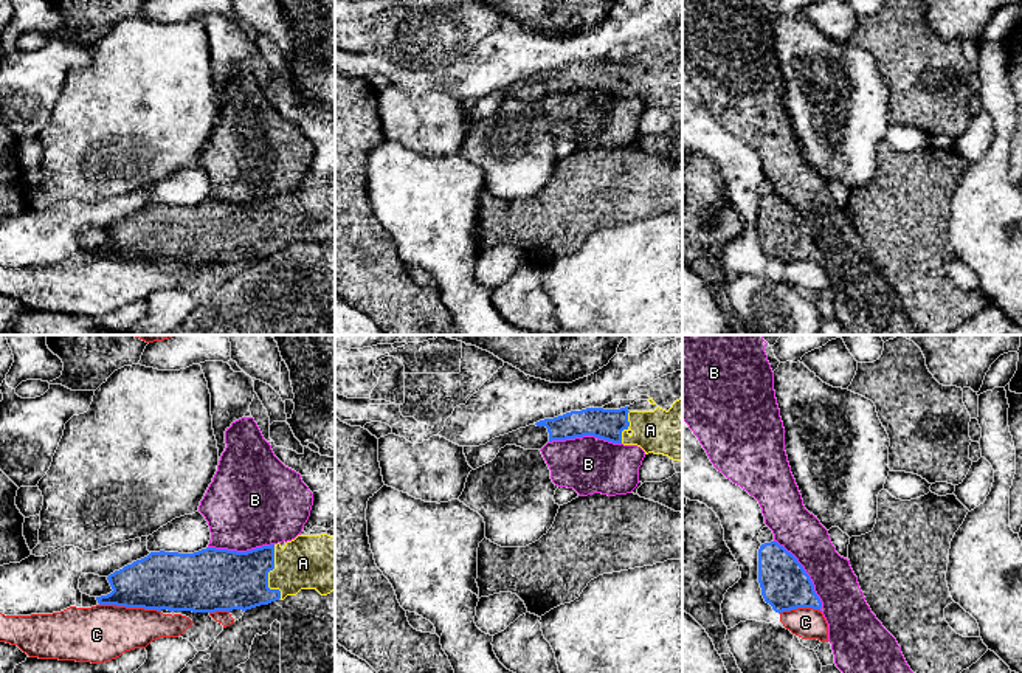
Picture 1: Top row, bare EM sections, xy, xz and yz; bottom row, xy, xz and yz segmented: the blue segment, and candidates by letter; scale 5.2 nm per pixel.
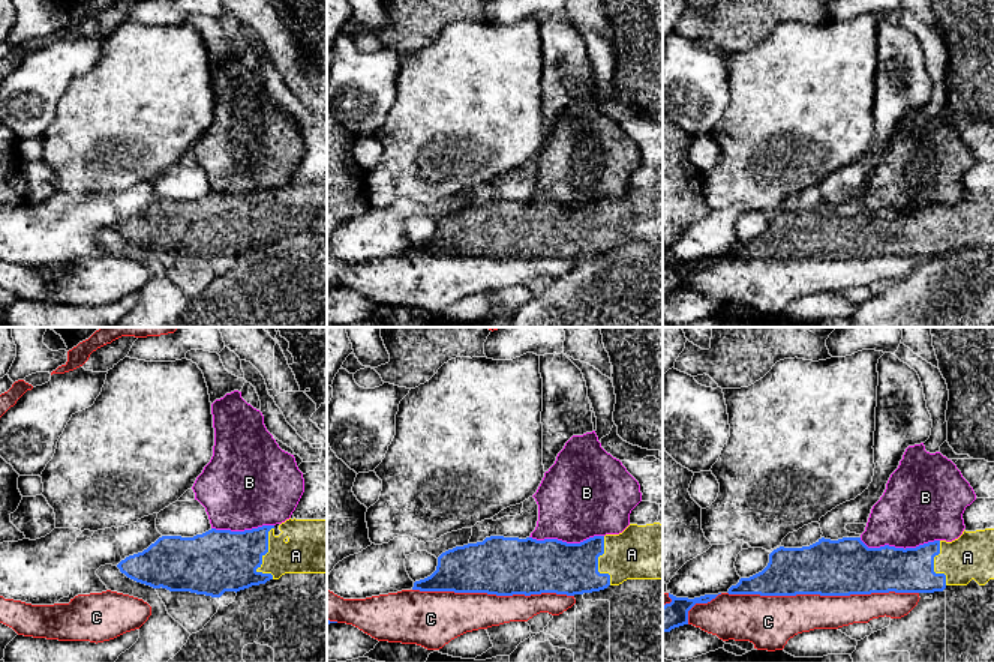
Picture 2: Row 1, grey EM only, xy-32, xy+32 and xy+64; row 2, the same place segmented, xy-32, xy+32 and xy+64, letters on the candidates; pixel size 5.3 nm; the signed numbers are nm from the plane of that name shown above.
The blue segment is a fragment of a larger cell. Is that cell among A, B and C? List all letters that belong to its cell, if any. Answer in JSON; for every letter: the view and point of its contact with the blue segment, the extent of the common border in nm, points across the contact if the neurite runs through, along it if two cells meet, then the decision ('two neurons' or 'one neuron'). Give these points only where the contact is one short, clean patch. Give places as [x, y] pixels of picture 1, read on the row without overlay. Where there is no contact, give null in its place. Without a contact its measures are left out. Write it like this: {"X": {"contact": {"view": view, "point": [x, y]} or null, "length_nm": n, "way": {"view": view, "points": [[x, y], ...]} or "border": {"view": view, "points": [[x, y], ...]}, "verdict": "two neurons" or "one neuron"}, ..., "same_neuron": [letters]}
{"A": {"contact": {"view": "xy", "point": [267, 227]}, "length_nm": 280, "way": {"view": "xy", "points": [[220, 233], [247, 233], [267, 227], [284, 225], [309, 214]]}, "verdict": "one neuron"}, "B": {"contact": {"view": "yz", "point": [807, 227]}, "length_nm": 440, "verdict": "two neurons"}, "C": {"contact": {"view": "xy", "point": [131, 259]}, "length_nm": 320, "verdict": "two neurons"}, "same_neuron": ["A"]}

